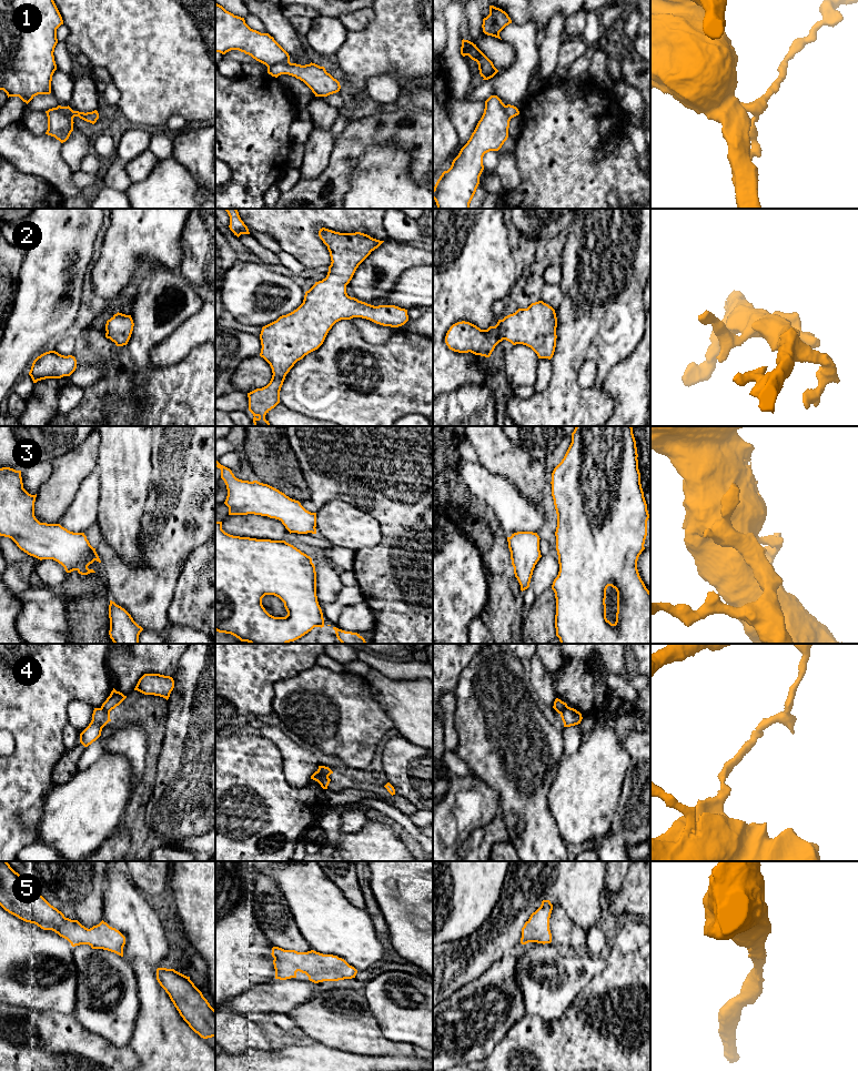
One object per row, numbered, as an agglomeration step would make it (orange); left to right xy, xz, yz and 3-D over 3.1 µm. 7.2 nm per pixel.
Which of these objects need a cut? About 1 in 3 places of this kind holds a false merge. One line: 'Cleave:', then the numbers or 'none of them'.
Cleave: 1, 4

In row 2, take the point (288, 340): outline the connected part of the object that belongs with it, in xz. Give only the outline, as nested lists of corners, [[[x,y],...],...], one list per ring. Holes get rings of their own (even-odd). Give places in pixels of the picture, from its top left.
[[[325,228],[320,229],[319,236],[327,246],[332,261],[326,277],[315,282],[305,292],[303,303],[296,310],[262,327],[260,356],[270,364],[273,375],[266,386],[248,393],[249,411],[254,416],[254,426],[271,426],[265,420],[265,415],[280,403],[280,391],[286,374],[297,361],[323,344],[329,331],[336,322],[362,317],[383,326],[398,327],[408,321],[405,309],[395,305],[374,306],[351,297],[346,293],[346,285],[359,265],[384,241],[373,239],[361,232],[340,233]]]

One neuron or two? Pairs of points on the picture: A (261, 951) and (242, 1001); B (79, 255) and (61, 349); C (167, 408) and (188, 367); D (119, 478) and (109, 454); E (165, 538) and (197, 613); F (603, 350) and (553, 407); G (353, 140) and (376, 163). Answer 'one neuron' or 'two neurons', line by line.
A: two neurons
B: two neurons
C: one neuron
D: one neuron
E: two neurons
F: one neuron
G: two neurons

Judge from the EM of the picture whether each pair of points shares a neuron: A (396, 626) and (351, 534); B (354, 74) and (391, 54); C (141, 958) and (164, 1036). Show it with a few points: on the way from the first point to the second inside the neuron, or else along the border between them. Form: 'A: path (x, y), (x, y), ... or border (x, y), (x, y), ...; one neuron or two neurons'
A: border (381, 535), (371, 548), (355, 552); two neurons
B: path (363, 66), (374, 54), (382, 54); one neuron
C: path (145, 977), (158, 1017); one neuron

